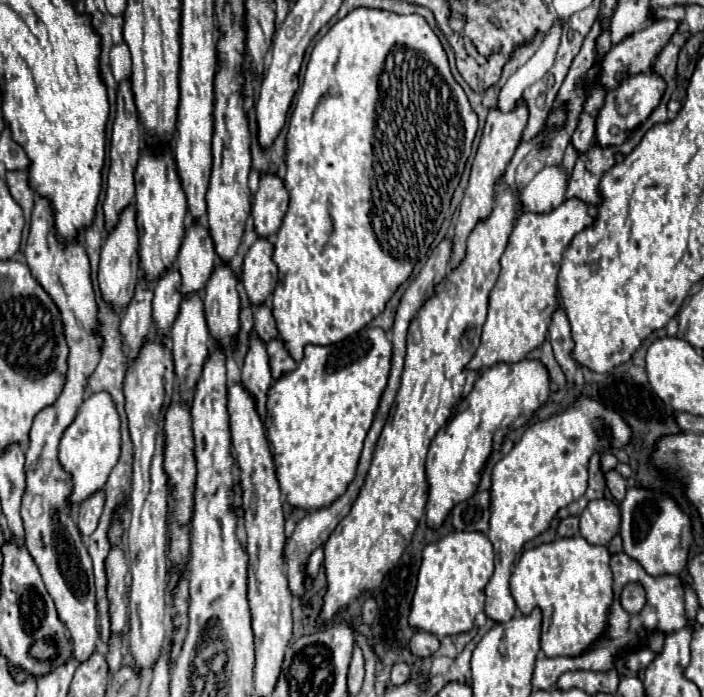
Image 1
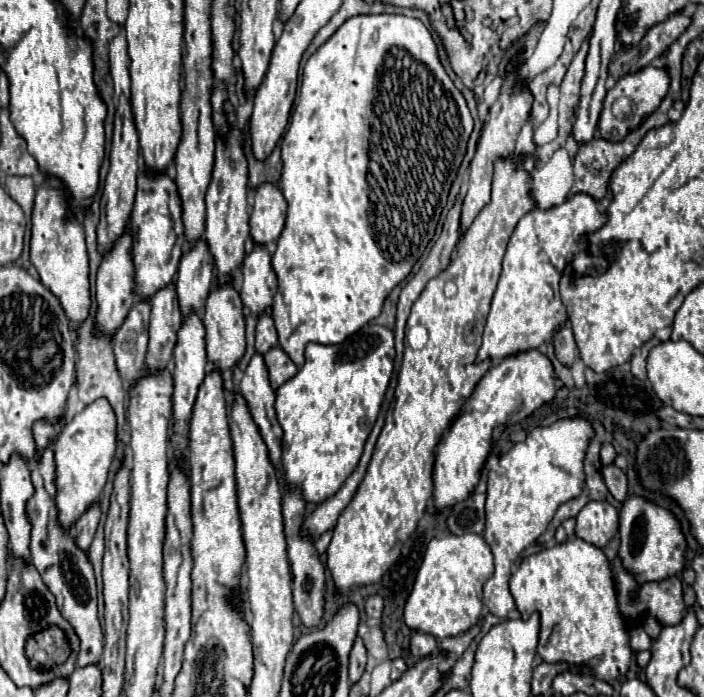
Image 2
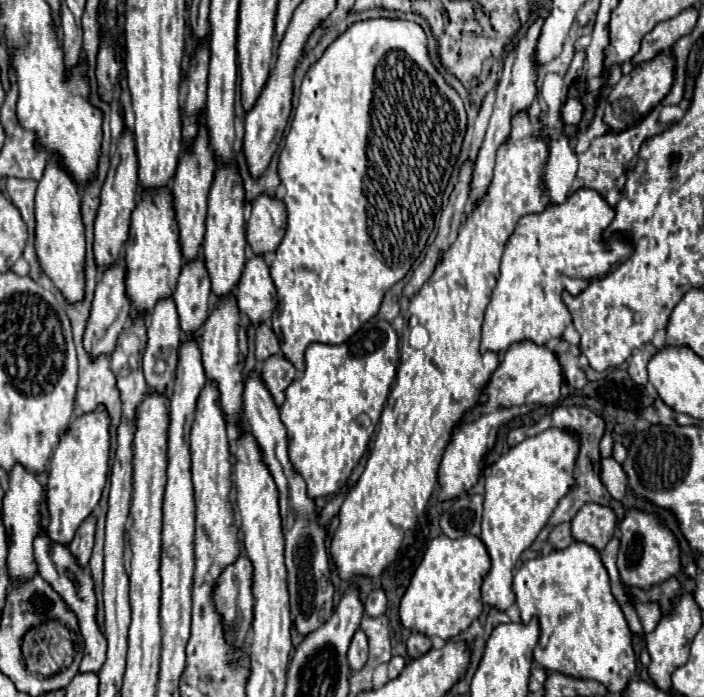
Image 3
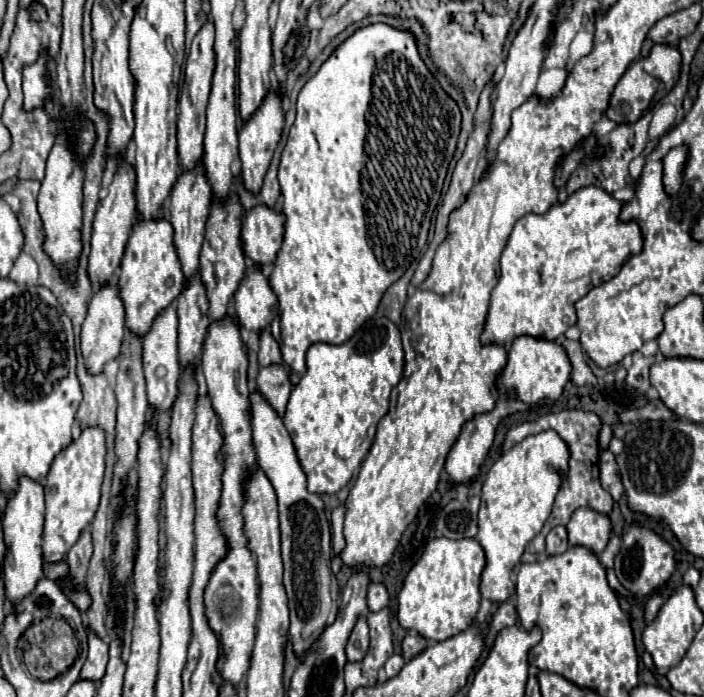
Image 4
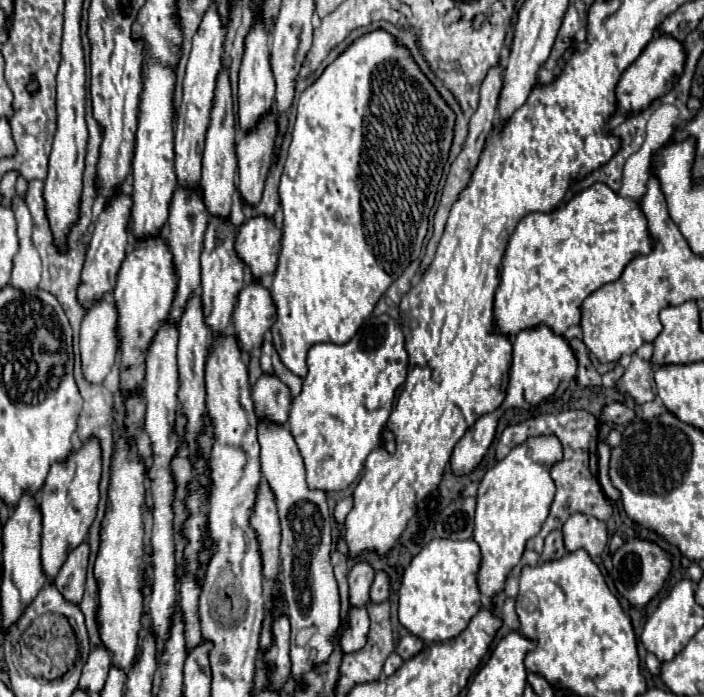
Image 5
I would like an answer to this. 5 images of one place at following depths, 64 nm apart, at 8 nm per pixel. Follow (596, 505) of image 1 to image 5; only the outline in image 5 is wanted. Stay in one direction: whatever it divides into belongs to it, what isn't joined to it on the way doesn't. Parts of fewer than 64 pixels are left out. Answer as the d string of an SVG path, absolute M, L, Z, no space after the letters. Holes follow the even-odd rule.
M572 514L562 526L562 536L568 552L586 550L592 558L600 556L608 542L606 524L594 516L584 514Z

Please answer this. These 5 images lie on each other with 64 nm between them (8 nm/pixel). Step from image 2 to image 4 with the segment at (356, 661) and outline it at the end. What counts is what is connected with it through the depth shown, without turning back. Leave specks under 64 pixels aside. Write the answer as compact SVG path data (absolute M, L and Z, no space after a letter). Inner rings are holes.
M358 616L354 630L346 642L346 656L350 662L362 660L368 650L368 622L366 616Z

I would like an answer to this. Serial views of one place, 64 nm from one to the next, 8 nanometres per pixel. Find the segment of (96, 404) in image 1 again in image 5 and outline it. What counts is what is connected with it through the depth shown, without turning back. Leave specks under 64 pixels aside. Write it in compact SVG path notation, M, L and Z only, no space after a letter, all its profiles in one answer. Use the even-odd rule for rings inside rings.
M92 438L78 452L72 452L66 462L58 462L50 468L44 488L40 490L40 512L42 512L42 570L48 578L60 572L68 552L78 548L86 536L88 528L96 516L96 506L100 500L98 482L102 474L100 444Z

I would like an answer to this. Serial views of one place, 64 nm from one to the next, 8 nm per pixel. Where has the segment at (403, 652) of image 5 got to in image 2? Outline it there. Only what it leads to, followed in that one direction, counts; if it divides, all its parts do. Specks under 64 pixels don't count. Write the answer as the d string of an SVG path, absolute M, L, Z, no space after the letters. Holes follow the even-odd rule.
M414 632L410 638L410 652L416 658L424 658L430 656L436 650L436 638L424 632Z

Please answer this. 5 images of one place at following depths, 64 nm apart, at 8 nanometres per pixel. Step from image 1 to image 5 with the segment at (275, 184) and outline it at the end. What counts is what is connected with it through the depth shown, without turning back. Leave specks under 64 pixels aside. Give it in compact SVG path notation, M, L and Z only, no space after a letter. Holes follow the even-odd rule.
M266 216L250 218L240 226L236 236L236 252L240 252L240 260L244 260L250 268L256 282L260 282L266 274L276 272L280 236L280 230Z

